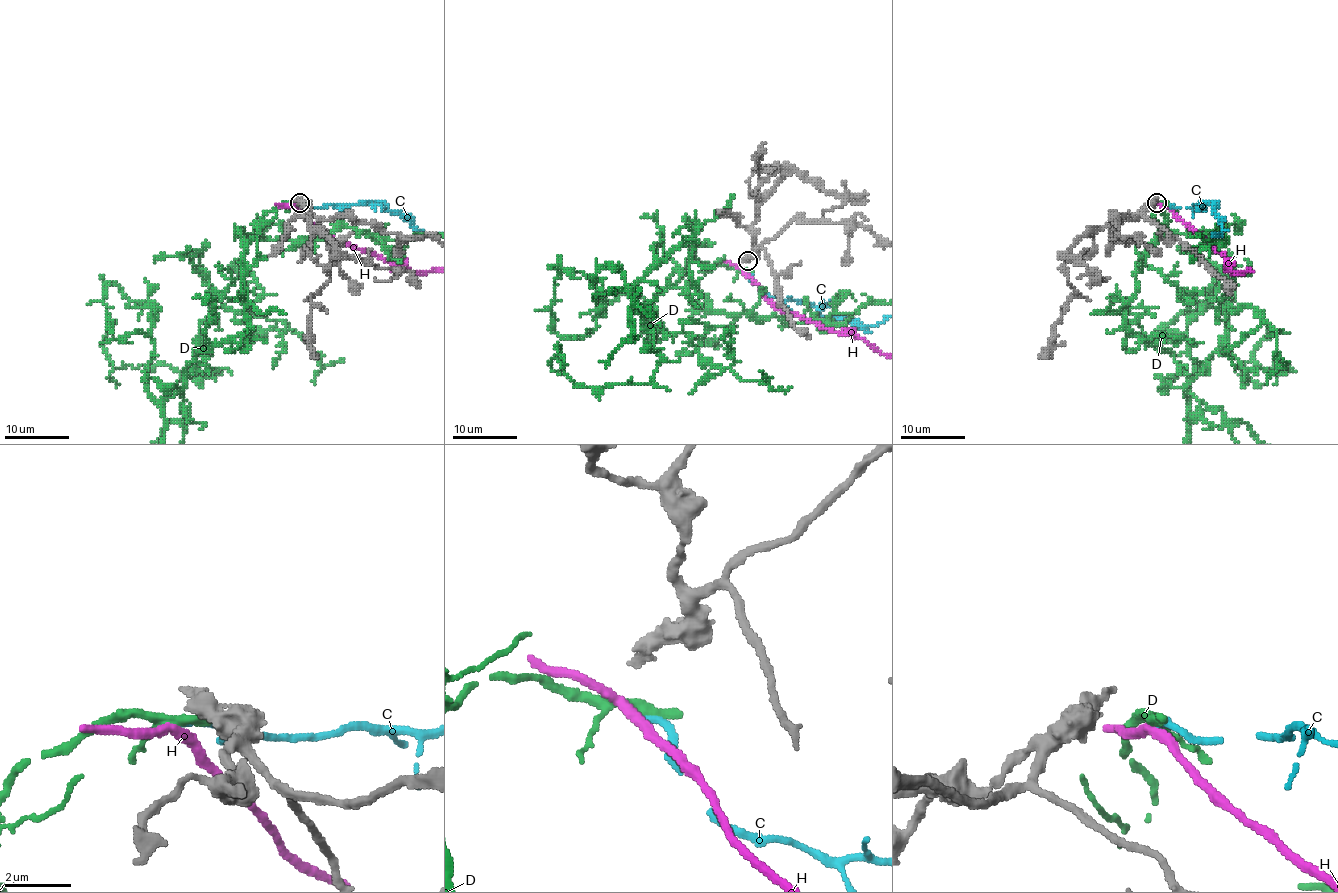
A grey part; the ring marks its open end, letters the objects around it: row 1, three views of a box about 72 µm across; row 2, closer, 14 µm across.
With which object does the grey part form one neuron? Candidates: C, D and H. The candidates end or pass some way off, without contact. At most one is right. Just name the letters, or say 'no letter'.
no letter

